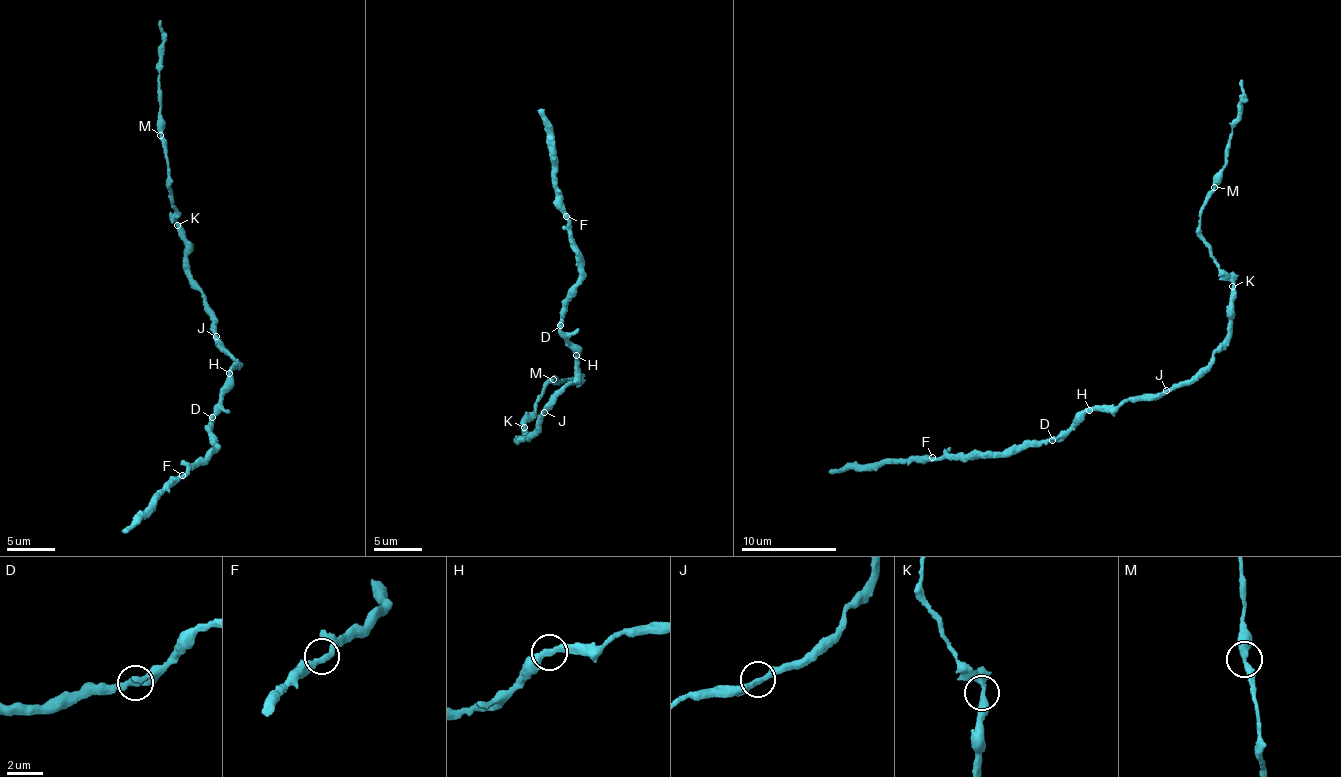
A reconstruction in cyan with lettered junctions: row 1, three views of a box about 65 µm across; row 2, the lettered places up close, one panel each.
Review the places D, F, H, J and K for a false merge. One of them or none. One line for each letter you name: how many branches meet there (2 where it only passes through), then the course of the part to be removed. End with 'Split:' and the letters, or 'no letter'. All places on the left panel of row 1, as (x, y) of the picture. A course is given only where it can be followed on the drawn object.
Split: no letter

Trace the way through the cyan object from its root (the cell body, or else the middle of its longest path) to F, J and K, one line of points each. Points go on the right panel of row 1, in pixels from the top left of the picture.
F: (1152, 393), (1124, 399), (1112, 409), (1092, 407), (1056, 440), (1026, 441), (989, 457), (962, 454), (932, 457)
J: (1152, 393), (1166, 390)
K: (1152, 393), (1162, 394), (1186, 384), (1208, 365), (1228, 335), (1233, 286)

